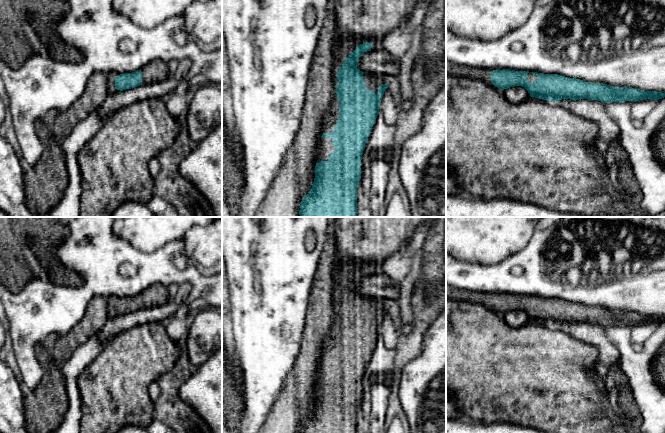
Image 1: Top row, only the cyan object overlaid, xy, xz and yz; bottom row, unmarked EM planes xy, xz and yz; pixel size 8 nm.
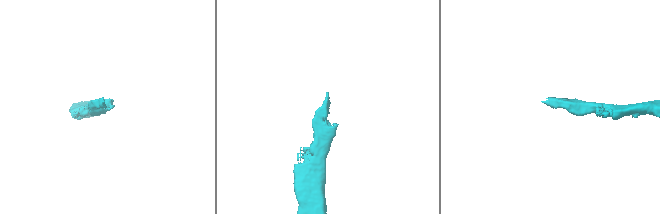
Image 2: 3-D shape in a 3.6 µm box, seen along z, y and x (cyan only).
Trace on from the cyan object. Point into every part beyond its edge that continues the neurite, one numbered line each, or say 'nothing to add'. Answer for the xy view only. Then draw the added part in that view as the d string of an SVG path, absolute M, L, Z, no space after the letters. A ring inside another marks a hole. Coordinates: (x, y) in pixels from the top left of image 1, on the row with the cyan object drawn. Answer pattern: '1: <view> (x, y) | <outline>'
1: xy (156, 71) | M154 60L141 68L142 85L154 84L167 80L170 77L168 63Z

